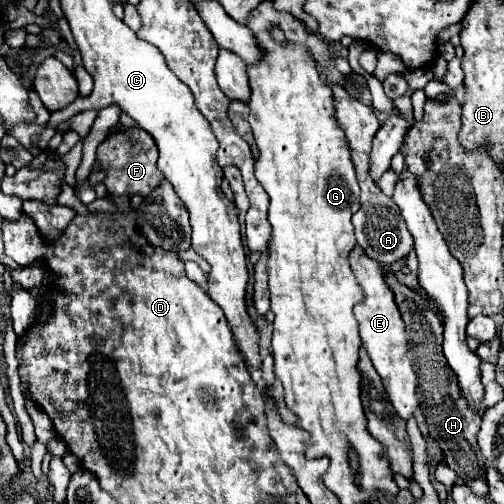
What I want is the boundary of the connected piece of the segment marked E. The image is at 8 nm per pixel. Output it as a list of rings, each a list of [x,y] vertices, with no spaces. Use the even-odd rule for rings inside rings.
[[[355,247],[349,255],[349,263],[357,277],[357,283],[365,291],[365,301],[359,303],[353,311],[355,319],[359,321],[361,341],[367,349],[367,355],[369,355],[373,367],[381,375],[381,381],[385,385],[385,391],[387,391],[397,415],[401,419],[409,419],[413,415],[413,411],[419,407],[419,401],[415,397],[415,371],[407,359],[407,337],[405,337],[405,325],[403,325],[401,313],[395,305],[391,289],[387,287],[387,283],[383,279],[383,271],[377,261],[369,259],[363,253],[363,249]]]

